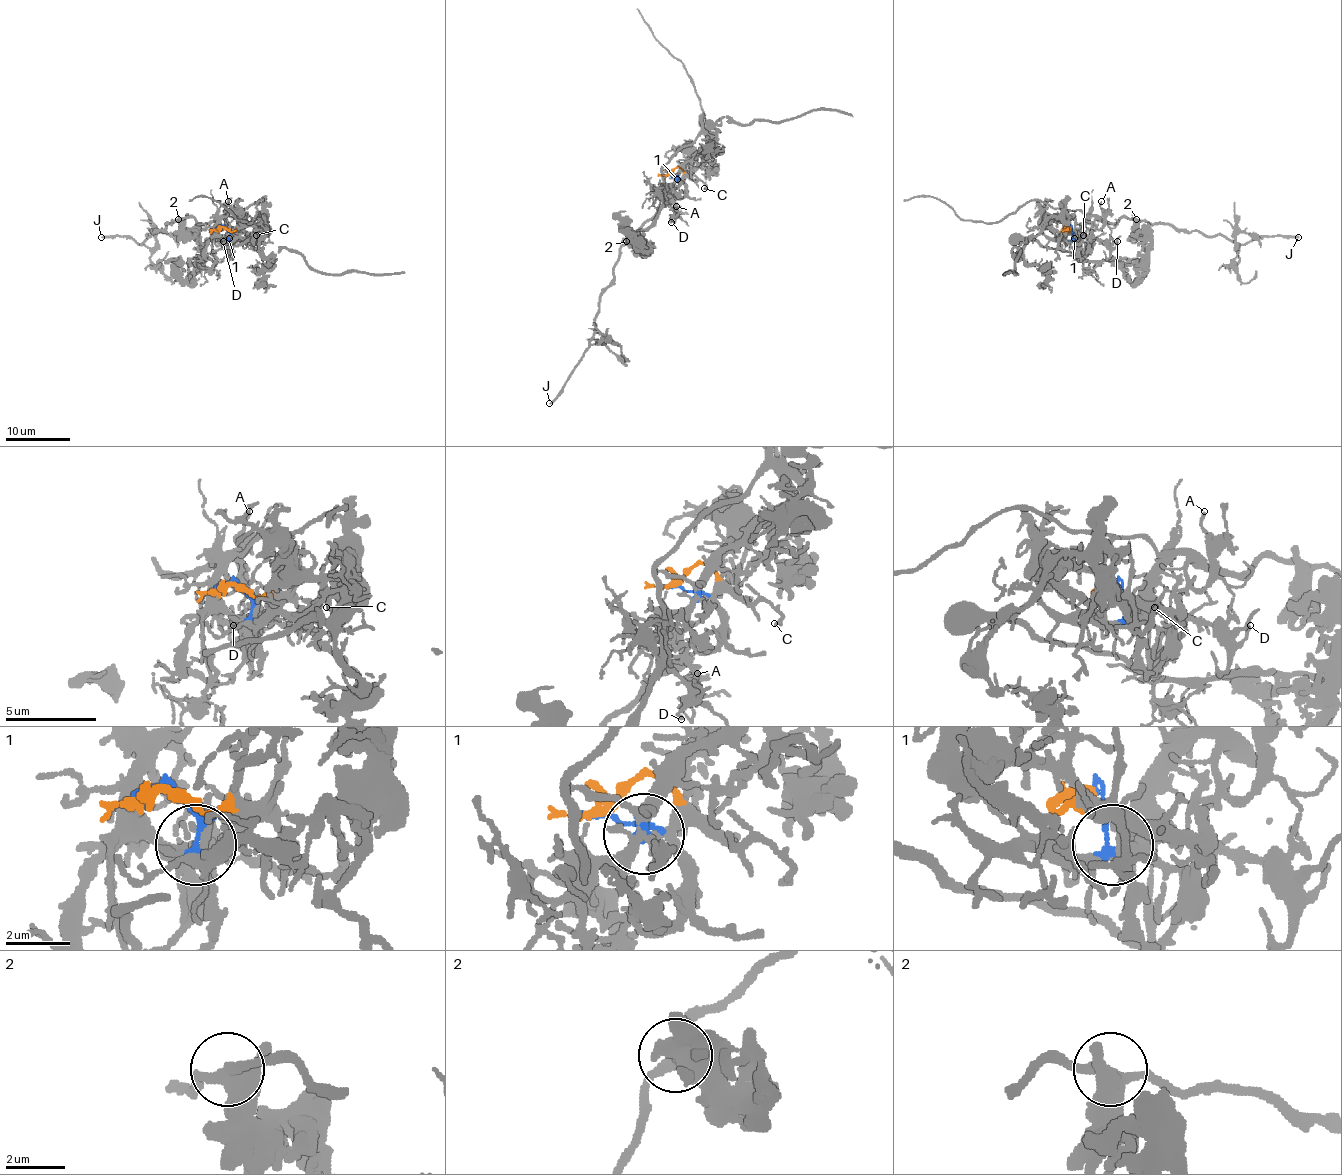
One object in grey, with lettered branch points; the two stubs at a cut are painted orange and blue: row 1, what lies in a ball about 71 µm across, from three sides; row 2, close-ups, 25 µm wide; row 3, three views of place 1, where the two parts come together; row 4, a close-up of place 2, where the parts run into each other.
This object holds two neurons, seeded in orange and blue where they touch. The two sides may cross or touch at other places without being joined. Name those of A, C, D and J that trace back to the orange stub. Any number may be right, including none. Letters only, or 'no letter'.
C

